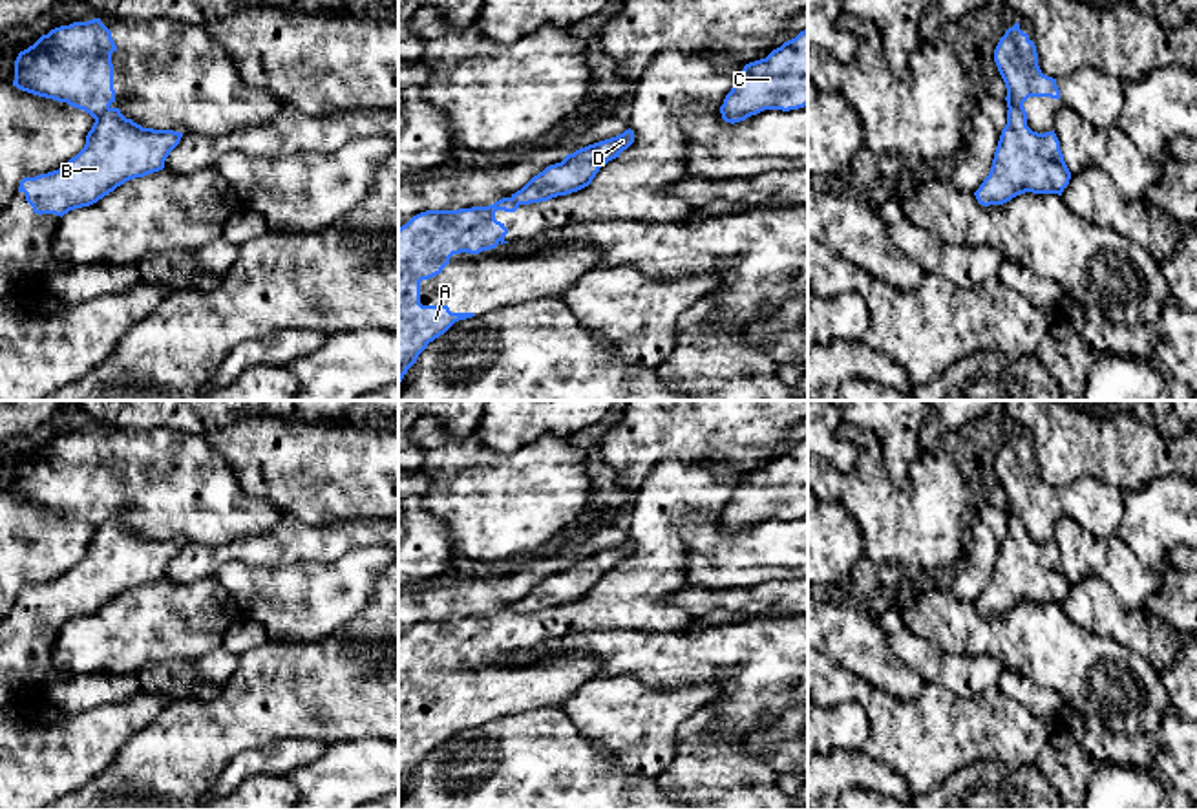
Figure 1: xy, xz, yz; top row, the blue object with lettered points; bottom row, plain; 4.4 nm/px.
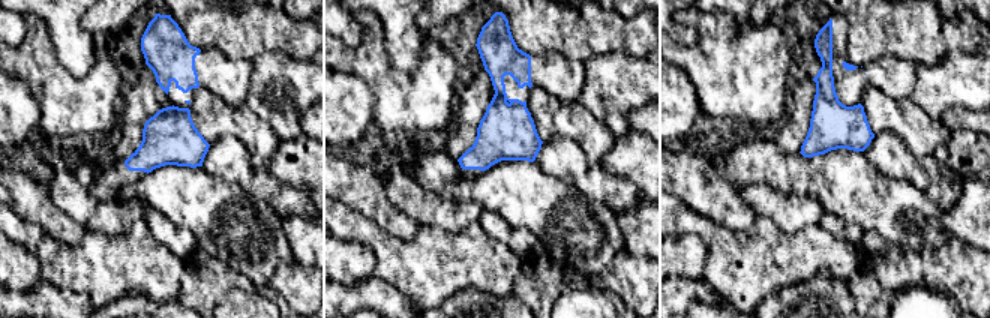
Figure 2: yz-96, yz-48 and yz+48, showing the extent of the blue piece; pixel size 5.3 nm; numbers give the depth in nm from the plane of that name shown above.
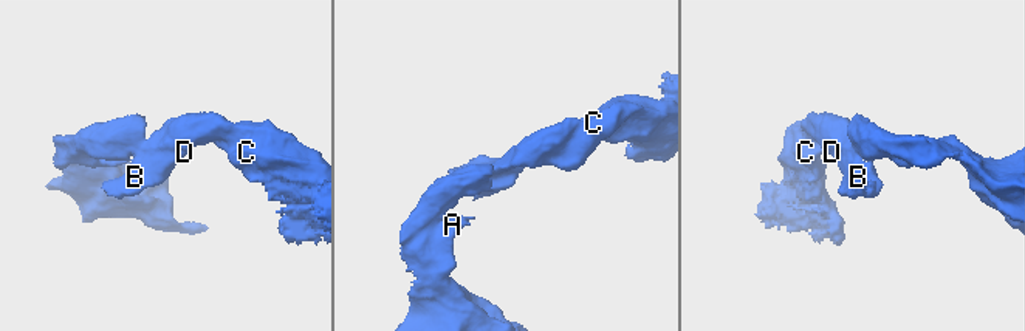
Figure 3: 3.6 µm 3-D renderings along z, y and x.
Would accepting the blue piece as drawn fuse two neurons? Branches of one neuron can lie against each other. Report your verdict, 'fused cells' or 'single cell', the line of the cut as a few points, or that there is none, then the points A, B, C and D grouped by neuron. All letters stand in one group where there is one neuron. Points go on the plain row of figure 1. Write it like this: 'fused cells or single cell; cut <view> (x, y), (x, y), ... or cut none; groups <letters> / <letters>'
fused cells; cut yz (1007, 505), (1026, 531); groups A / B C D

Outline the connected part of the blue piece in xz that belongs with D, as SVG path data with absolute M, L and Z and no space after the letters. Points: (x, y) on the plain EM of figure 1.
M629 538L616 547L579 558L565 565L561 572L534 585L521 600L512 603L512 611L530 614L577 602L592 592L603 574L620 567L632 552L634 541Z

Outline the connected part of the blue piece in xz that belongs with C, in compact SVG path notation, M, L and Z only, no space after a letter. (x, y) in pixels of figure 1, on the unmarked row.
M808 439L773 459L766 468L749 472L720 516L726 532L740 532L764 519L799 519L808 516Z

